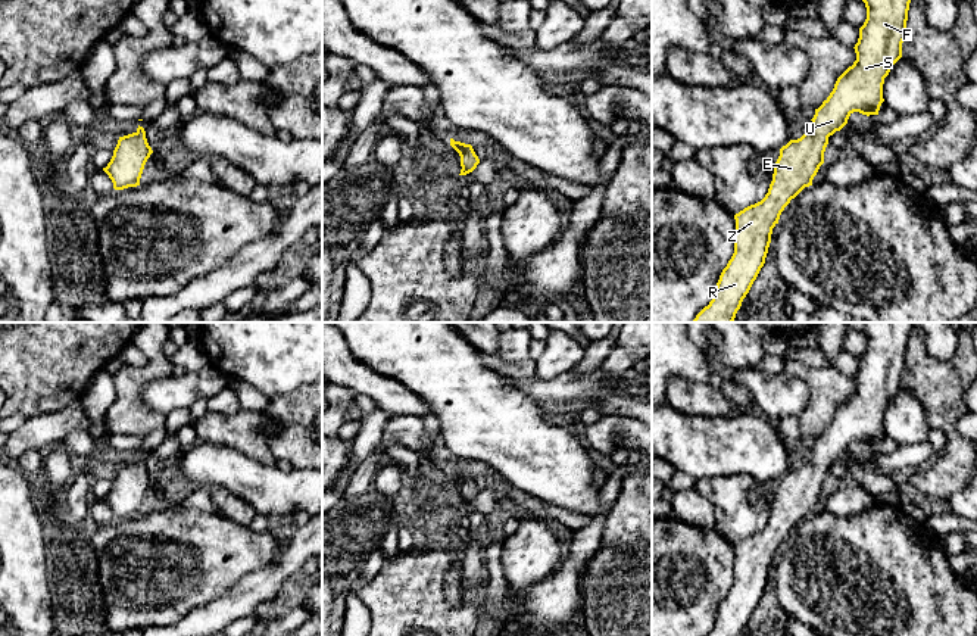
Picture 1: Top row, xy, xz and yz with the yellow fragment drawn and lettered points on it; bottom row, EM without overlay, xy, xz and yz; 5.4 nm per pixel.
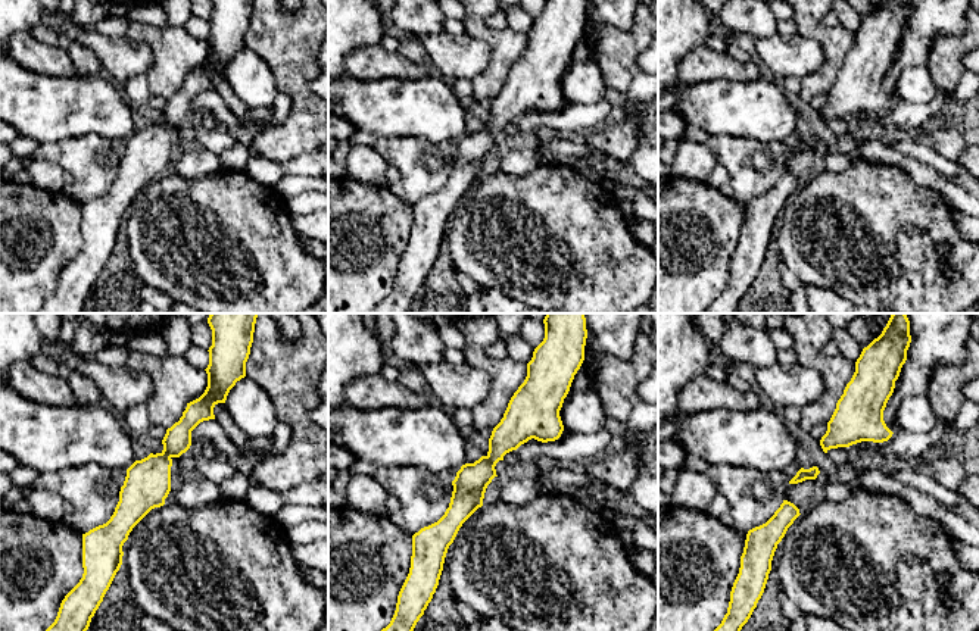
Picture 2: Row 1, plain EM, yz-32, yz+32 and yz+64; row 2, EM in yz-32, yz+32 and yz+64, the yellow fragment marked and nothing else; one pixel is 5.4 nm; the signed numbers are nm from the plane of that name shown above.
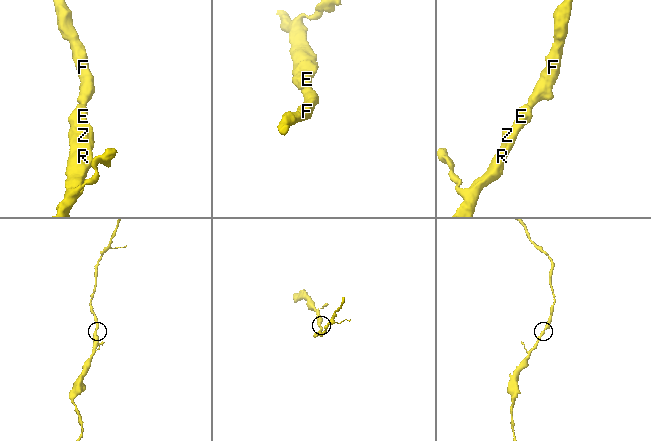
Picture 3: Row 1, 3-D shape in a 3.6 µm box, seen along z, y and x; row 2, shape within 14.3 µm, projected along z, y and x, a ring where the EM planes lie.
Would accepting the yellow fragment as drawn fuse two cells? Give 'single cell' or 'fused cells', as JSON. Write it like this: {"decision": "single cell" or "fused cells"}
{"decision": "single cell"}

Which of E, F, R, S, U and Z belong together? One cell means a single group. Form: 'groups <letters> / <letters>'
groups E F R S U Z

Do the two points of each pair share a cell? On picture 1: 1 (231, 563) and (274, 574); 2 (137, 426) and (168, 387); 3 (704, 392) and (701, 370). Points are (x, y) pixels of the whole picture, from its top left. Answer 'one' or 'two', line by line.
1: two
2: two
3: two

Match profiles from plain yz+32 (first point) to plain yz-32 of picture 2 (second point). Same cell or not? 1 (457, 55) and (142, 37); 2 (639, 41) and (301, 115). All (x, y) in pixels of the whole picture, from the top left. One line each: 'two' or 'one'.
1: two
2: one

